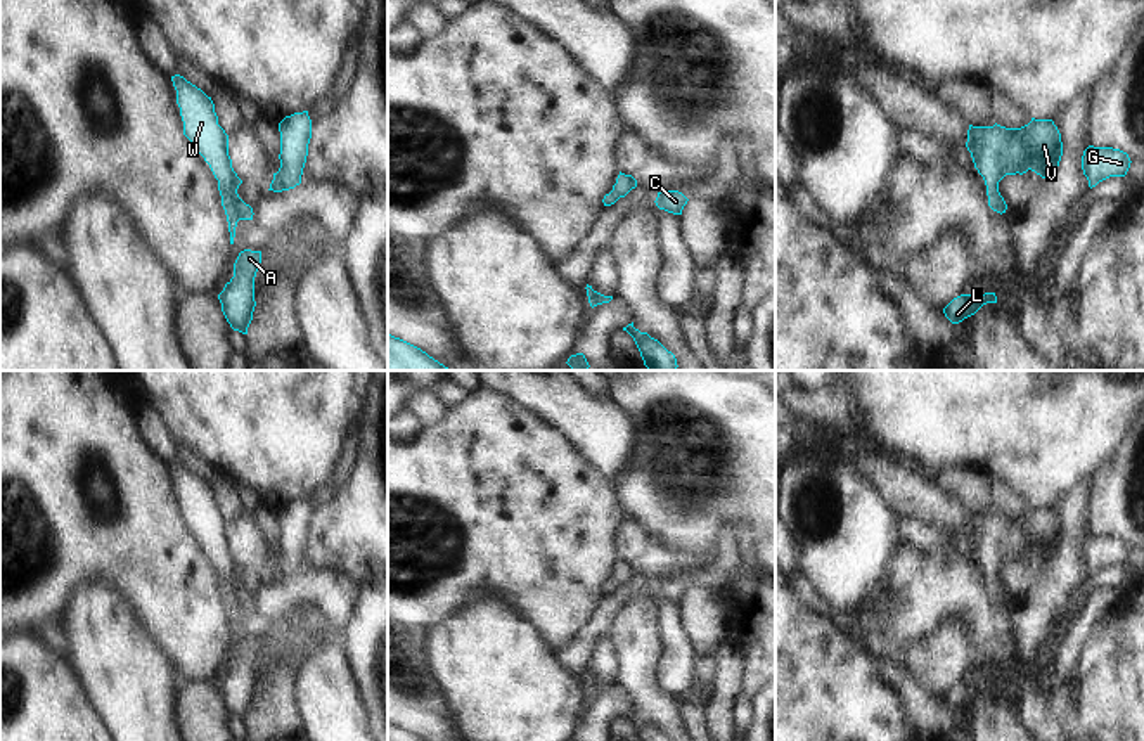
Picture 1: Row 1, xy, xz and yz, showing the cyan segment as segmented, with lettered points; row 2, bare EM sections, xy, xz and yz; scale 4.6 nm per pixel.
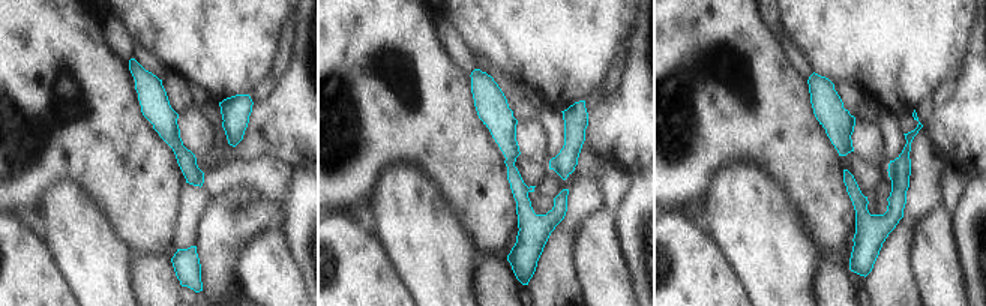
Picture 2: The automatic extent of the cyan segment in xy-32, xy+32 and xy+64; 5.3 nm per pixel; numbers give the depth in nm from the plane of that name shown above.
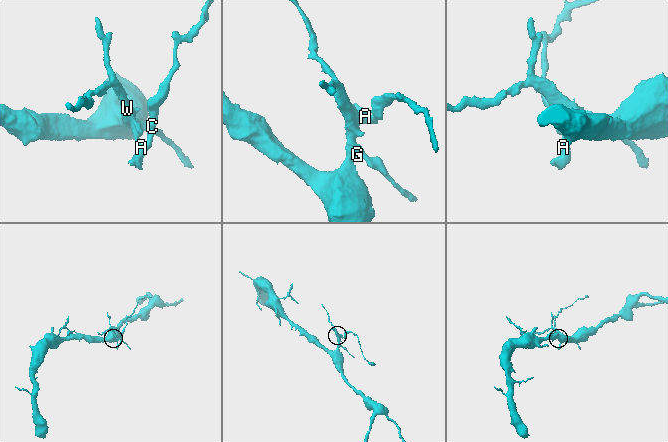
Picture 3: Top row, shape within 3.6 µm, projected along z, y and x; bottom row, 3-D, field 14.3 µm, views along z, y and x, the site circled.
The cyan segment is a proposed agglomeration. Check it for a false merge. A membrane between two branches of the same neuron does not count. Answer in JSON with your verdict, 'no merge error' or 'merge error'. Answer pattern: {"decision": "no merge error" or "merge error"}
{"decision": "no merge error"}

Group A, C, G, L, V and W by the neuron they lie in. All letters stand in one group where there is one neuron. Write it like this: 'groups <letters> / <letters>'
groups A C G L V W

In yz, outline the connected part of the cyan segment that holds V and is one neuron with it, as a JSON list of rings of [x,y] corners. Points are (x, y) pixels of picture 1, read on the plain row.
[[[1035,507],[1021,516],[973,514],[967,518],[967,538],[974,556],[987,573],[988,594],[1006,601],[1007,592],[999,580],[999,570],[1006,563],[1023,563],[1028,557],[1042,566],[1057,559],[1063,530],[1052,507]]]

